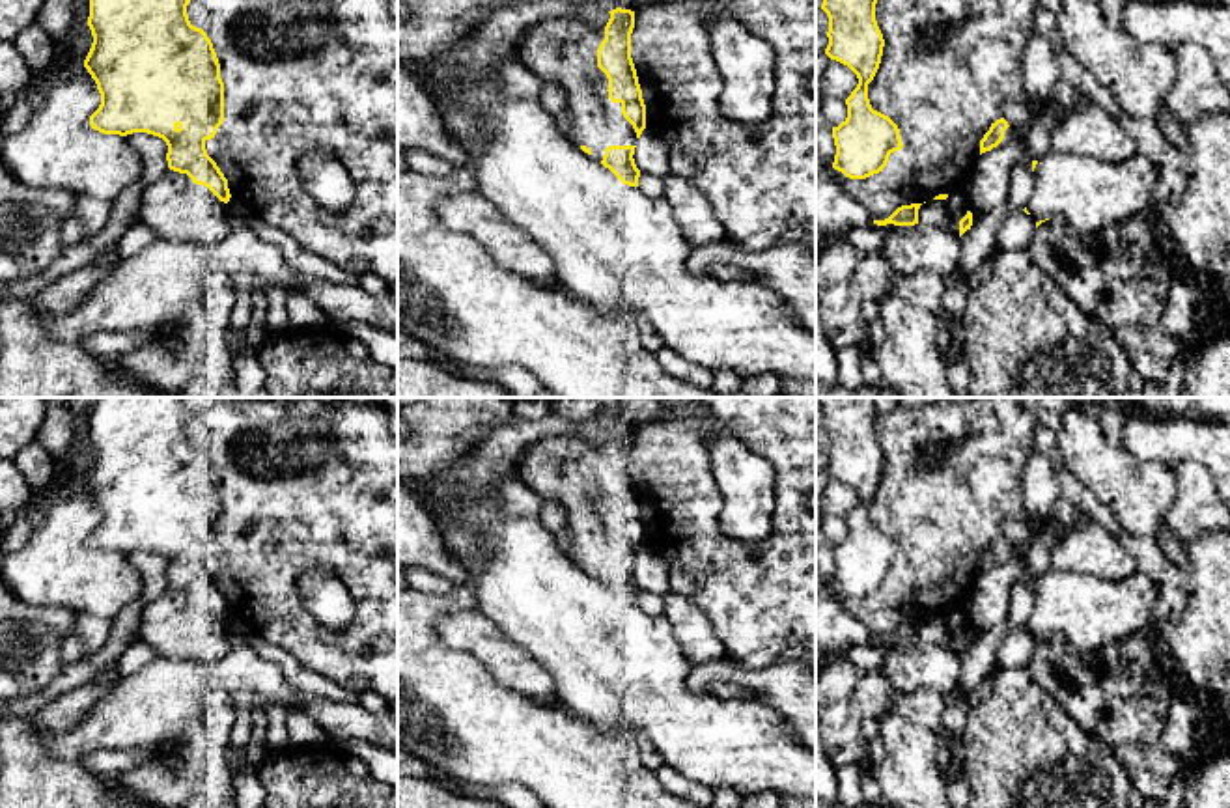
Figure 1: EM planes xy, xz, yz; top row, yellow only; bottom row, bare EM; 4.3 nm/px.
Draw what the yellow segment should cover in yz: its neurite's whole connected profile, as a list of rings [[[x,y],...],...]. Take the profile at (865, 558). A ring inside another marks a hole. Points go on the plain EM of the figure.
[[[819,397],[829,435],[825,472],[847,483],[859,496],[846,517],[847,536],[832,545],[836,573],[832,586],[849,597],[883,590],[888,575],[903,565],[898,543],[872,526],[868,502],[874,498],[885,457],[875,439],[879,411],[875,397]]]

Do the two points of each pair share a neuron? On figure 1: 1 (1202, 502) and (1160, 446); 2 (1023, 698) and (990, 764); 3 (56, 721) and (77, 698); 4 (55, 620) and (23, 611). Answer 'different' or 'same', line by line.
1: different
2: different
3: same
4: same

